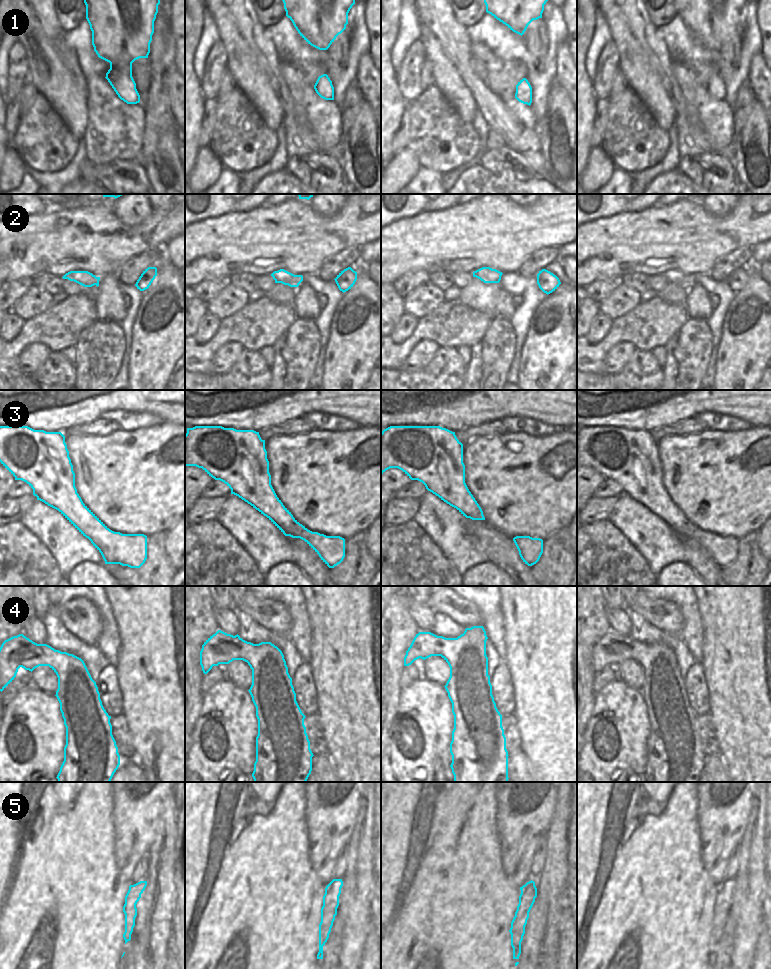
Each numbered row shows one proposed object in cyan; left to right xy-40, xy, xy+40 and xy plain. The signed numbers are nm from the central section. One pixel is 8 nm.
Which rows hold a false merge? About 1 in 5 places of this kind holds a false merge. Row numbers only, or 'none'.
5

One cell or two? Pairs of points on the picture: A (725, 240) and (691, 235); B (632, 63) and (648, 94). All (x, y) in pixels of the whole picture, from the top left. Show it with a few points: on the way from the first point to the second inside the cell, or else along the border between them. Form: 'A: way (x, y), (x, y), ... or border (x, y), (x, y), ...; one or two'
A: way (717, 238), (699, 238); one
B: way (637, 71), (647, 86); one

